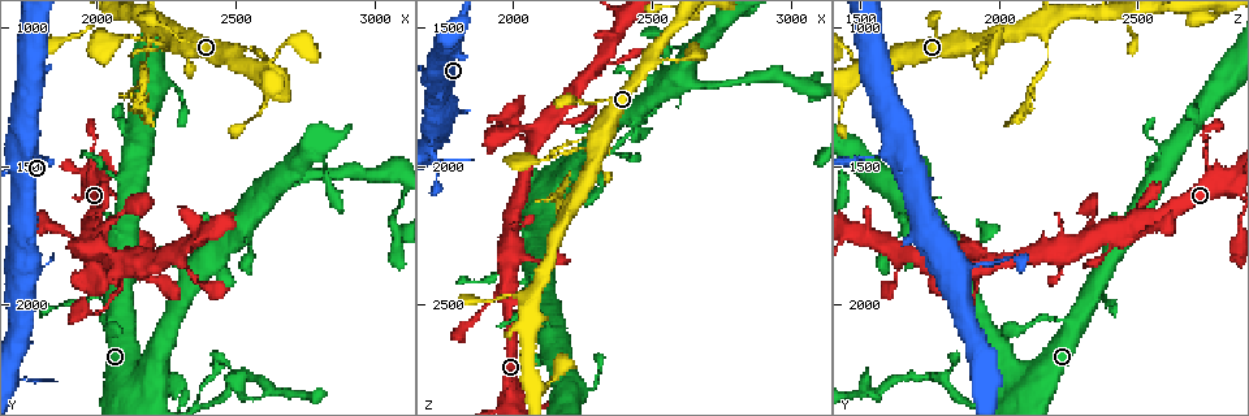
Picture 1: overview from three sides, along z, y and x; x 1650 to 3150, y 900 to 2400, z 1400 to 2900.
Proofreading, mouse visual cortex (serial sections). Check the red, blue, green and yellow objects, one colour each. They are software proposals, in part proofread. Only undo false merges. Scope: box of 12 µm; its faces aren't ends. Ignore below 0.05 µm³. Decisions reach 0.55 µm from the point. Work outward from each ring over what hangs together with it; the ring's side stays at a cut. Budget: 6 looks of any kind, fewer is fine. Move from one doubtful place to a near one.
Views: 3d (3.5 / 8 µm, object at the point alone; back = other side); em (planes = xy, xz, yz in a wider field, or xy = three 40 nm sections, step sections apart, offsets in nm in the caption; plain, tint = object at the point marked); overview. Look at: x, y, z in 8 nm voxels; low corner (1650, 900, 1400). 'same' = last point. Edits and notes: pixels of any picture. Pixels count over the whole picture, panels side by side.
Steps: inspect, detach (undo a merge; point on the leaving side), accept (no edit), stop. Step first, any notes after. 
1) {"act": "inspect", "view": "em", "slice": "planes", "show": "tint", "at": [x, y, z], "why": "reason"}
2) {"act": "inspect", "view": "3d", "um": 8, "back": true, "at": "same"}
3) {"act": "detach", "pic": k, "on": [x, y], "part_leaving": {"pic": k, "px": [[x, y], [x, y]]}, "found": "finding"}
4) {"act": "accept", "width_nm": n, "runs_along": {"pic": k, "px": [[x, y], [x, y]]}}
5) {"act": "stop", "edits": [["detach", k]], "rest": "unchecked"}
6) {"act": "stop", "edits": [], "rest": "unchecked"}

{"act": "inspect", "view": "3d", "um": 3.5, "at": [2160, 1040, 1960], "why": "calibre changes"}

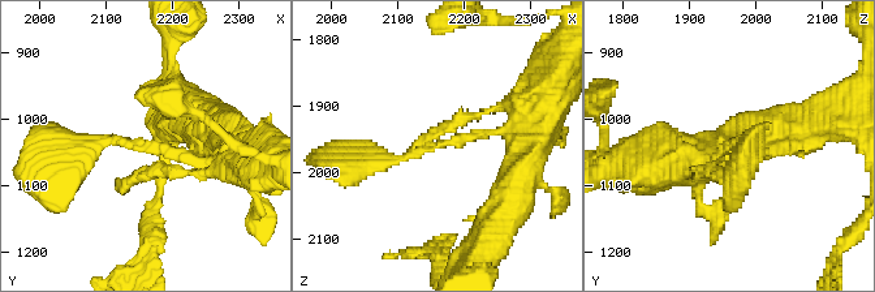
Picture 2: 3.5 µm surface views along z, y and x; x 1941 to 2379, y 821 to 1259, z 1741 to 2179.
{"act": "inspect", "view": "em", "slice": "xy", "step": 1, "show": "tint", "at": [2165, 1040, 1955]}

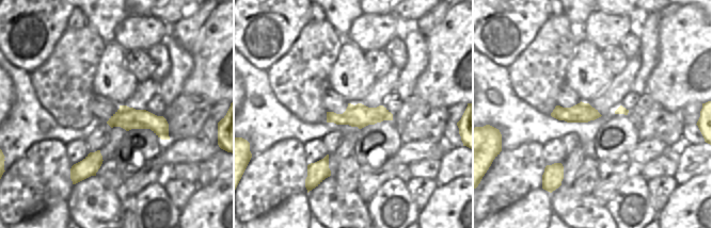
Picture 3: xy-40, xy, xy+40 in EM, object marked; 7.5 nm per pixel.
{"act": "accept", "runs_along": {"pic": 3, "px": [[329, 114], [332, 117], [390, 117]]}, "found": "continuous, no second cell"}

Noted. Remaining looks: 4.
{"act": "inspect", "view": "3d", "um": 3.5, "at": [2180, 1110, 2180], "why": "sudden change in width"}

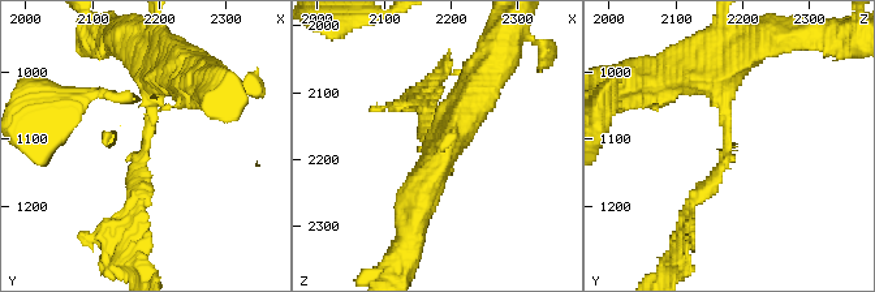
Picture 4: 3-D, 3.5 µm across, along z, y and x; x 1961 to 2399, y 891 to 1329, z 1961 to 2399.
{"act": "inspect", "view": "em", "slice": "xy", "step": 2, "show": "plain", "at": [2180, 1115, 2180], "why": "now the EM"}

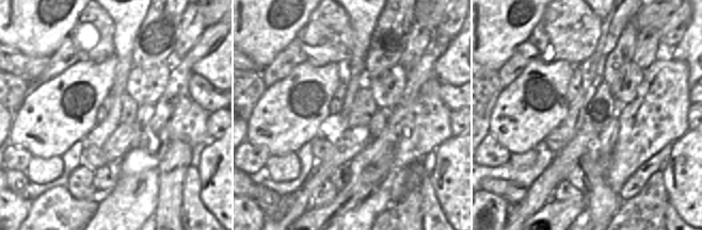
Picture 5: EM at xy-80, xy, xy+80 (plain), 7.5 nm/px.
{"act": "inspect", "view": "em", "slice": "xy", "step": 2, "show": "tint", "at": "same"}

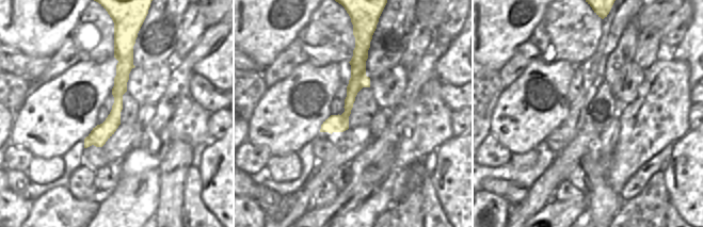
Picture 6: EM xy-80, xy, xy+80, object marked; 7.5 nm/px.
{"act": "accept", "width_nm": 130, "runs_along": {"pic": 4, "px": [[162, 76], [138, 159], [138, 219]]}, "found": "continuous, no second cell"}

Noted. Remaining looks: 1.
{"act": "stop", "edits": [], "rest": "unchecked"}

